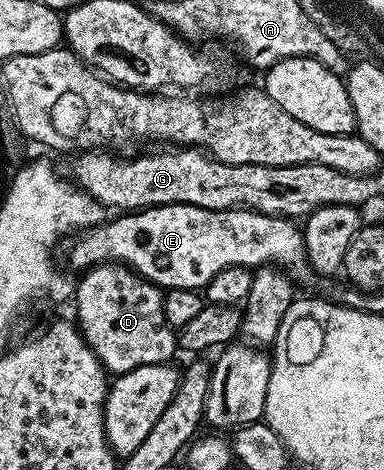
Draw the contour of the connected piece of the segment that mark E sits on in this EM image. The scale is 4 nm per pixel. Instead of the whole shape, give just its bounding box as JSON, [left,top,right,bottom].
[70,205,316,291]

